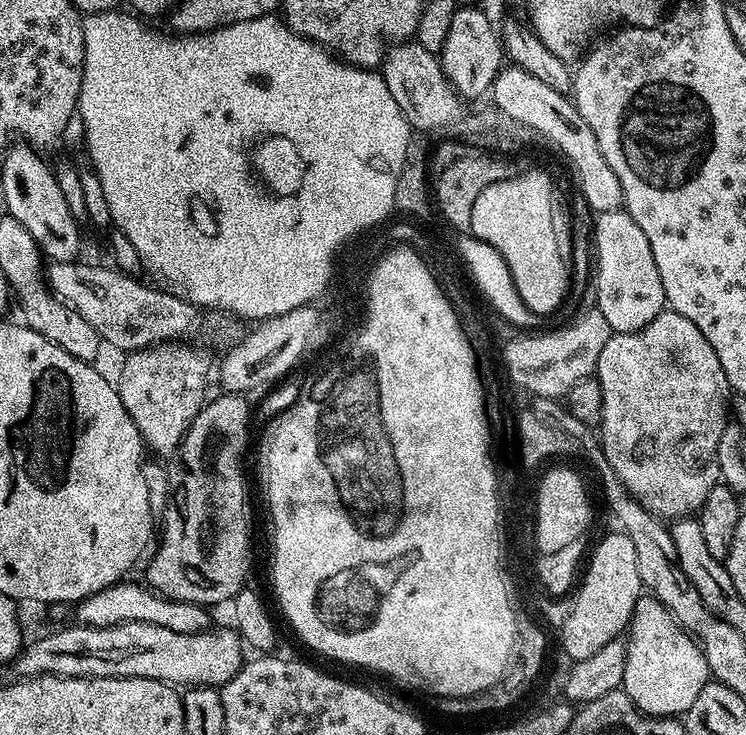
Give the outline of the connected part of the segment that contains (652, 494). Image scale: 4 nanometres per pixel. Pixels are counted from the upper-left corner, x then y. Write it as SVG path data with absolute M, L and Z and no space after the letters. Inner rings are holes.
M665 310L657 314L651 322L646 326L642 326L642 330L637 332L617 332L606 342L606 346L602 346L602 354L598 357L598 366L594 373L594 378L602 386L602 414L600 415L600 423L598 425L598 439L604 449L604 457L608 459L608 465L614 470L614 474L620 479L620 483L626 486L626 490L635 500L641 504L648 512L653 512L658 517L669 518L688 518L693 514L699 513L706 502L706 498L710 490L714 489L720 480L720 467L716 461L716 451L718 450L718 438L722 438L722 430L730 423L730 389L728 387L728 379L726 378L726 370L722 370L722 362L718 362L718 354L714 354L714 346L710 346L710 342L706 342L706 338L702 334L702 330L698 330L698 326L694 326L694 322L690 322L690 318L682 318L682 314Z

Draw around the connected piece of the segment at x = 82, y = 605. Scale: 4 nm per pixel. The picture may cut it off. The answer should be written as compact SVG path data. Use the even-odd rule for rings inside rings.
M121 582L111 584L106 590L98 590L98 594L87 596L75 605L76 616L85 628L105 628L126 622L150 622L154 626L166 626L166 630L178 630L178 634L194 634L203 632L209 627L209 609L202 604L168 600L151 588L140 584Z

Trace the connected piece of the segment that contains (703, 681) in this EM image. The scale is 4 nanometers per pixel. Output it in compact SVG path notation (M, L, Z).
M651 594L641 595L639 602L634 606L634 614L630 625L630 635L626 640L628 657L626 658L626 674L622 691L634 702L639 712L646 716L659 716L661 718L680 718L694 706L694 698L702 691L702 686L710 683L708 663L702 654L700 645L687 630L679 624Z

